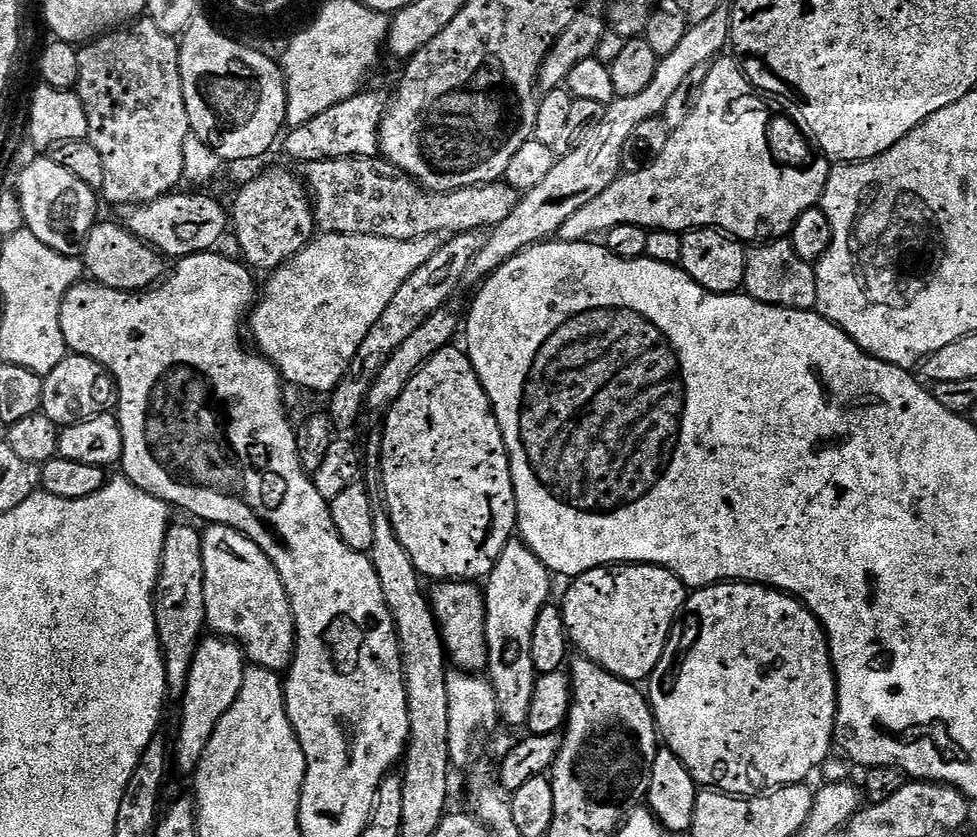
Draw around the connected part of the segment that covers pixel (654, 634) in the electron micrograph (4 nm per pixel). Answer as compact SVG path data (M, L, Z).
M614 564L605 566L603 568L595 568L589 572L584 572L581 576L575 577L571 581L572 584L568 588L568 593L564 596L564 604L562 603L562 611L564 618L564 626L567 632L567 638L570 641L573 649L580 651L577 652L585 660L593 660L598 666L602 666L610 674L614 674L623 680L630 680L633 682L647 681L651 676L652 671L658 666L658 662L664 653L664 647L670 642L668 636L672 632L672 623L676 620L676 615L683 613L686 608L686 601L690 595L689 589L685 588L684 583L676 577L673 572L665 568L659 568L656 564Z

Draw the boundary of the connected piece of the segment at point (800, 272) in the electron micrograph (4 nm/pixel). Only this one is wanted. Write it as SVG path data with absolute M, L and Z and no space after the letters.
M791 239L760 242L747 249L743 291L763 304L811 312L818 302L816 270L794 250Z

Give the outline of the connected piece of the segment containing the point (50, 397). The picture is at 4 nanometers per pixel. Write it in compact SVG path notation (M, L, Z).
M75 354L64 356L62 362L58 362L58 366L54 366L54 370L43 377L43 381L40 411L61 429L111 413L118 400L116 381L111 372L94 358Z

